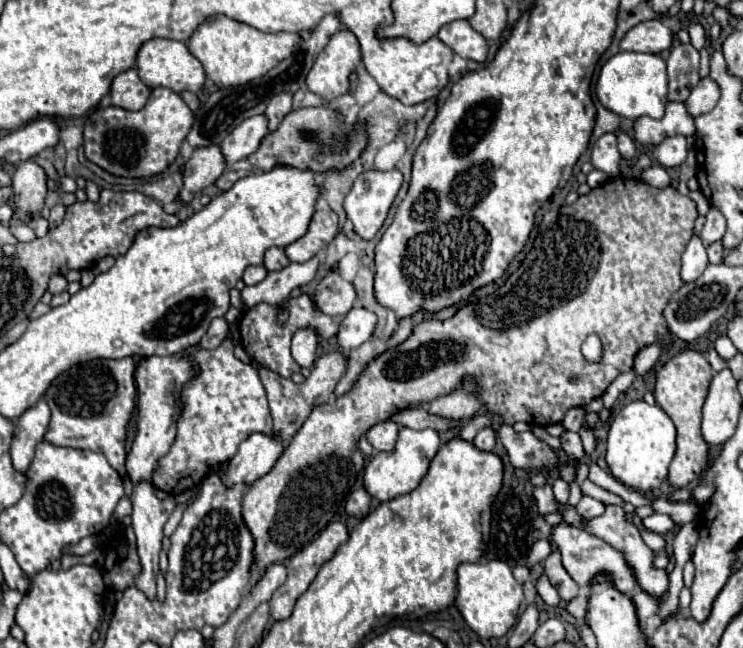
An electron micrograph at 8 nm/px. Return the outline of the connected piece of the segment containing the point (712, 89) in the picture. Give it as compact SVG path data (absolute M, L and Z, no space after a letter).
M706 76L690 92L690 96L686 100L686 106L688 106L688 110L690 110L692 116L700 116L700 114L710 112L714 108L714 104L718 102L718 98L720 98L718 84L712 78Z

